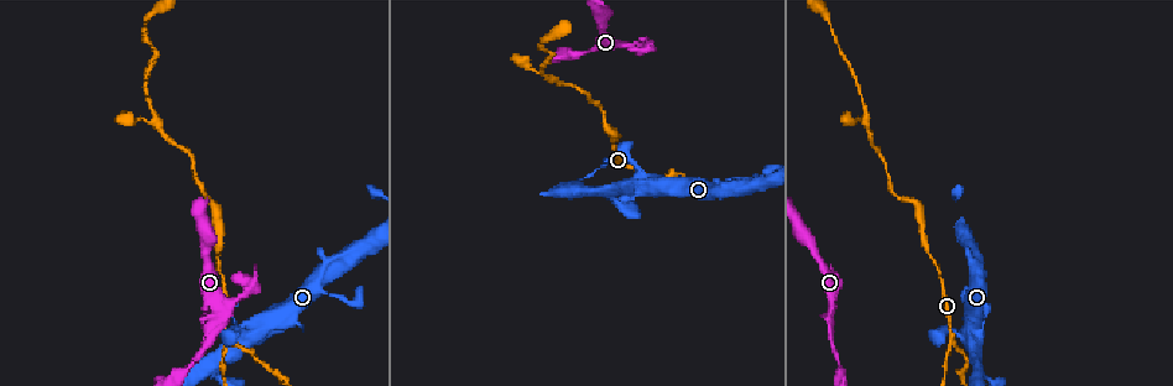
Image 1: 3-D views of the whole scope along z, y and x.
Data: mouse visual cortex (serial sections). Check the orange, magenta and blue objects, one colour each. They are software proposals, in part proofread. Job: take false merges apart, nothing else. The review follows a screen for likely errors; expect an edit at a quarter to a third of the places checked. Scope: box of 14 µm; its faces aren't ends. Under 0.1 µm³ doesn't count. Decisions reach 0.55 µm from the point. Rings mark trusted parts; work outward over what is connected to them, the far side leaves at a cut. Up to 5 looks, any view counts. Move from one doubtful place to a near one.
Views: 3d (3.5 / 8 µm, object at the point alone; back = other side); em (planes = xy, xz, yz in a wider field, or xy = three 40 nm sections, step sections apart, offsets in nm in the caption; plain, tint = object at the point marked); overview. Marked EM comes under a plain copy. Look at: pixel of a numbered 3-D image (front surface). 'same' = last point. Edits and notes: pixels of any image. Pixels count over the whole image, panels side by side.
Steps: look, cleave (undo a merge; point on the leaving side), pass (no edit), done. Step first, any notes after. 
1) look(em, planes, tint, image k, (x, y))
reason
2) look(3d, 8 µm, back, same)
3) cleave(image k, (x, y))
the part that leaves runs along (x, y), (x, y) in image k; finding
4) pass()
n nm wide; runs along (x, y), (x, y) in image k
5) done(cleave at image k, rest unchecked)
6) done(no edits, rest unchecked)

look(3d, 3.5 µm, image 1, (226, 307))
side arm on a straight run

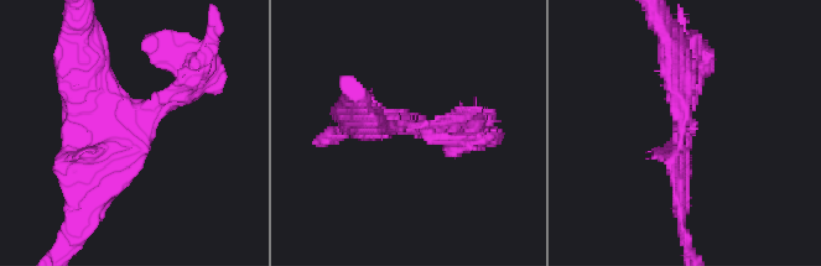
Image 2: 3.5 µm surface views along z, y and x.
look(em, xy, step 5, tint, image 2, (687, 129))

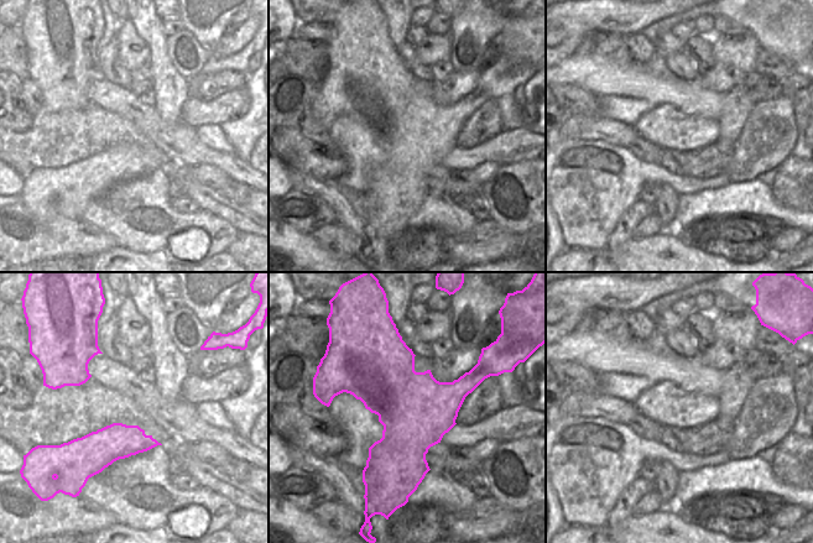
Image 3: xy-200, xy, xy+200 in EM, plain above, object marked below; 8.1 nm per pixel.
pass()
one cell here

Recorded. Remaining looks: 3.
look(3d, 8 µm, image 1, (953, 335))
arms part here

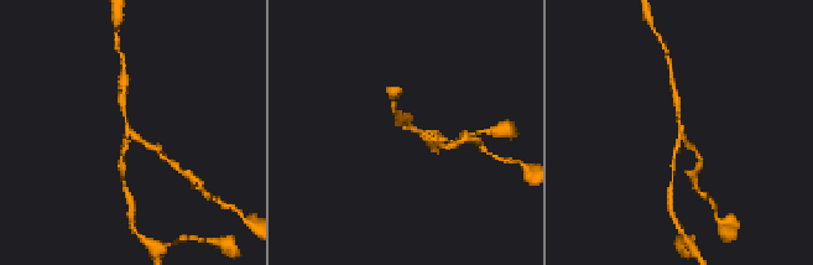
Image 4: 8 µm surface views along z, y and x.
look(3d, 3.5 µm, image 4, (681, 130))
closer look

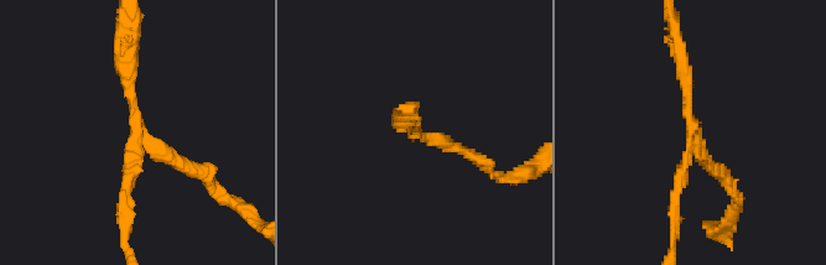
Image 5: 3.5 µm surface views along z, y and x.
pass()
arms of 150, 150, 200 nm; runs along (124, 45), (135, 124), (199, 173) in image 5; one cell here

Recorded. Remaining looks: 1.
done(no edits, rest unchecked)

